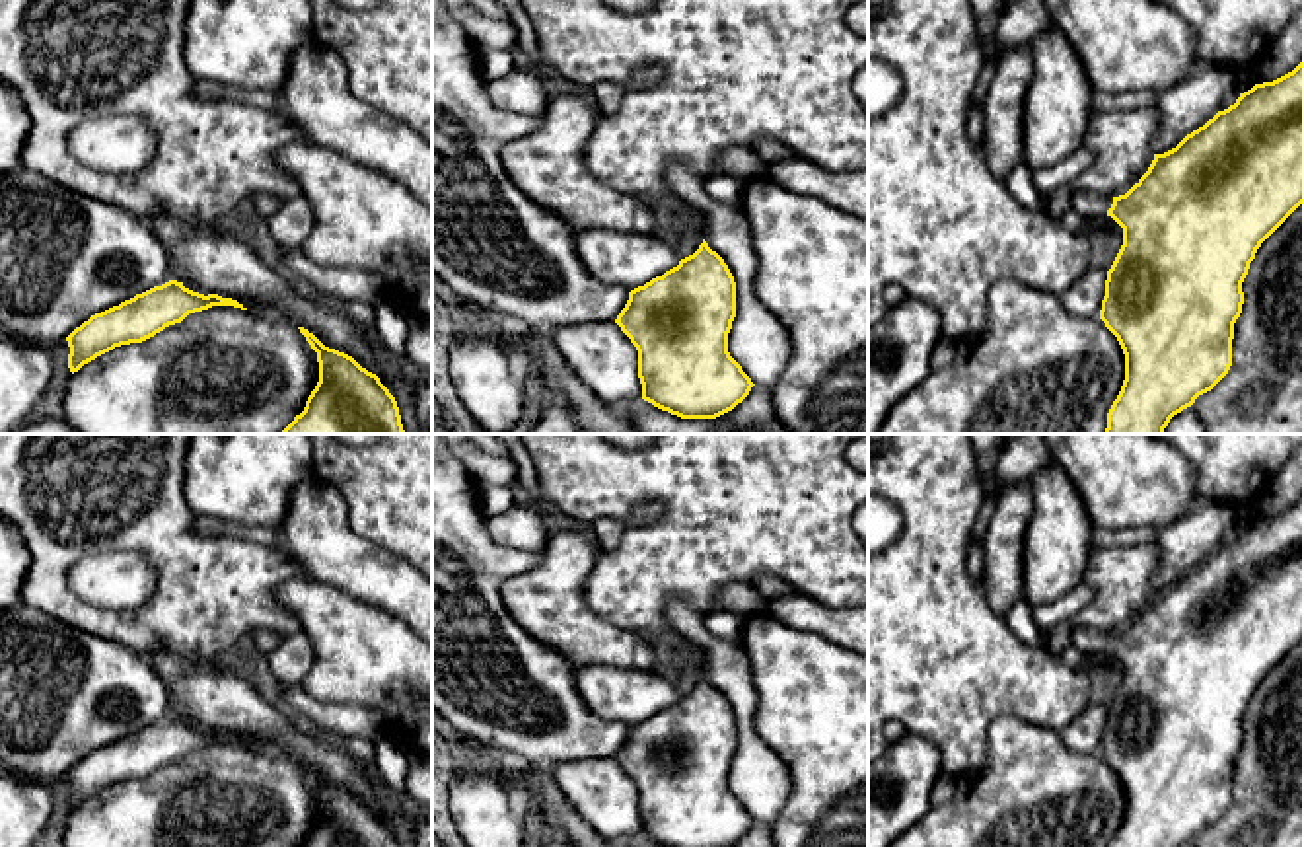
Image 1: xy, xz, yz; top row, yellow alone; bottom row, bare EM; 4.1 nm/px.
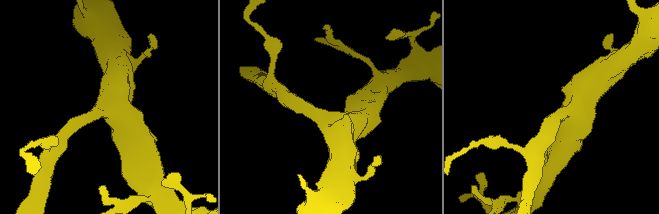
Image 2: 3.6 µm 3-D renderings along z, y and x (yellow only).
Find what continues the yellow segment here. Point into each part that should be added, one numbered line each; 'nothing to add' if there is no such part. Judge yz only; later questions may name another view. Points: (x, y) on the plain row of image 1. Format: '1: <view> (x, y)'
1: yz (1086, 639)

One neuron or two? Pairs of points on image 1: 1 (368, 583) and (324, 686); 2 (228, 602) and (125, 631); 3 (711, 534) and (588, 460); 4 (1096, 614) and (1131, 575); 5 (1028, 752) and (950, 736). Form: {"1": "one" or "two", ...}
{"1": "two", "2": "one", "3": "one", "4": "one", "5": "two"}

